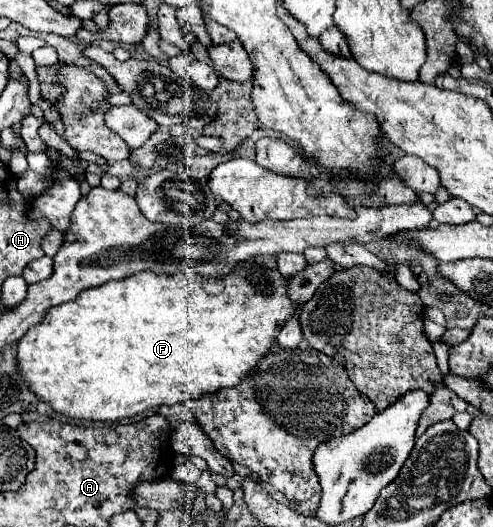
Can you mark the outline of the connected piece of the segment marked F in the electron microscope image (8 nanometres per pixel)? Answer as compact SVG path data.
M253 259L237 263L235 271L225 277L203 277L199 273L175 273L175 275L137 273L127 279L109 281L101 287L81 291L75 301L49 309L45 319L39 325L35 325L33 329L29 329L19 341L19 351L17 351L19 371L41 401L47 401L55 411L75 417L75 419L117 421L117 419L125 419L125 417L143 413L145 409L153 409L153 407L161 407L161 405L177 405L177 403L185 403L191 399L199 399L203 395L217 393L219 389L235 387L245 377L245 373L249 373L259 363L259 359L269 353L269 349L275 343L277 333L281 331L281 325L285 325L285 321L289 321L299 309L297 303L289 299L287 285L289 285L287 275L281 275L277 269L269 269Z

